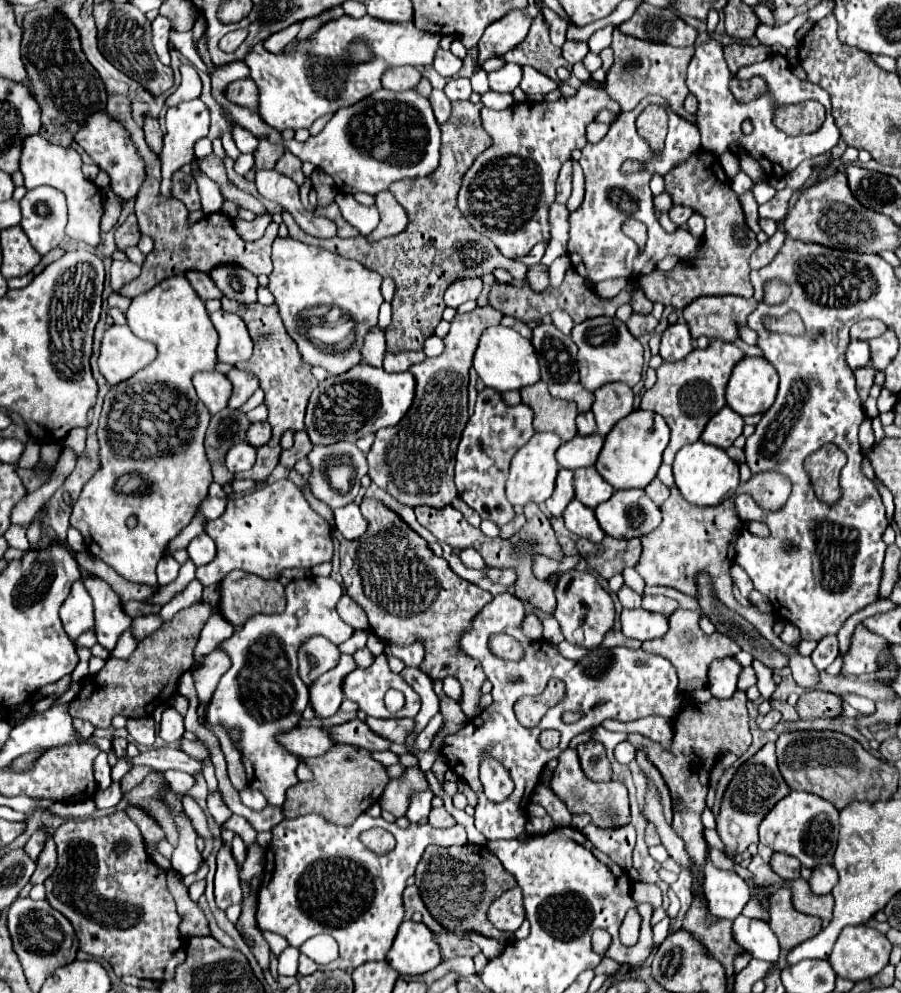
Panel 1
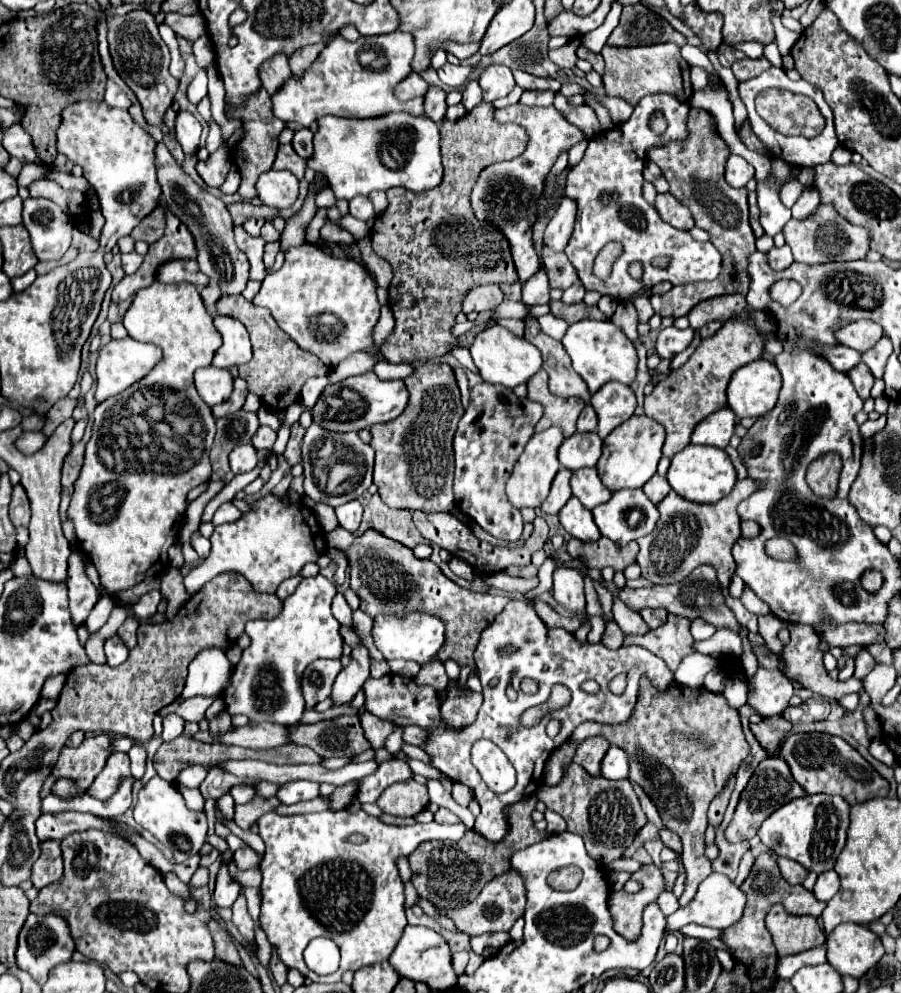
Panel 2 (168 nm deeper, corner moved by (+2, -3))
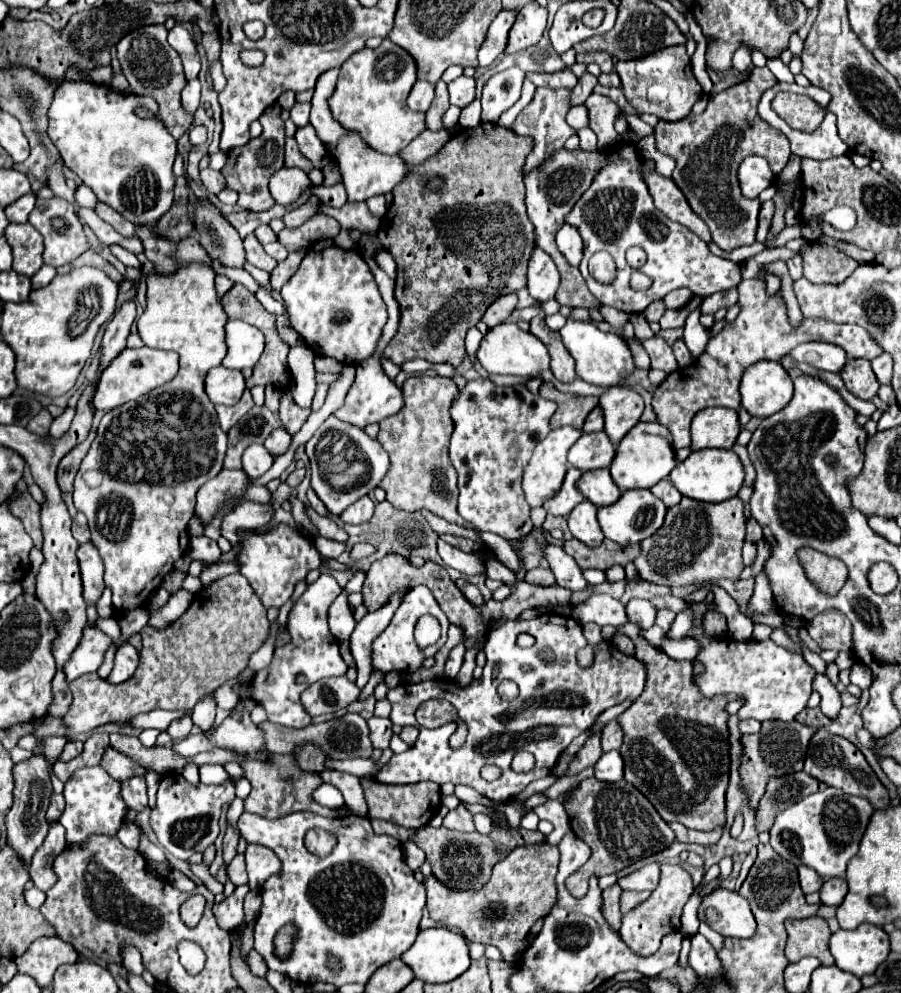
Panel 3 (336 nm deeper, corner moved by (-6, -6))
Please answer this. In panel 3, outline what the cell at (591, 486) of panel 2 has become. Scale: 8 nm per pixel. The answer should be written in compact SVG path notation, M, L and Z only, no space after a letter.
M596 469L596 471L582 473L582 477L578 481L578 489L596 507L612 505L622 495L622 491L614 485L608 469Z

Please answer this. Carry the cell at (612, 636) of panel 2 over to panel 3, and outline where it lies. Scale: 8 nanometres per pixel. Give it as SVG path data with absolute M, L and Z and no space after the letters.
M618 633L618 635L612 639L612 643L614 643L624 655L634 655L634 643L632 643L626 635Z

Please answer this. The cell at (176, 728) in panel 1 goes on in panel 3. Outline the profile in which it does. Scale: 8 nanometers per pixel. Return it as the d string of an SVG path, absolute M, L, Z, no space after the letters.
M184 715L184 717L176 719L176 721L172 721L170 727L168 727L168 733L170 733L170 737L174 741L180 741L180 739L188 737L190 731L192 731L192 719L190 719L190 715Z

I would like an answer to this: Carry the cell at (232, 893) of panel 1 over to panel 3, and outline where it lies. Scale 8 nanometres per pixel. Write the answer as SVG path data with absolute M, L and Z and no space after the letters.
M240 885L228 899L214 905L212 913L214 913L220 929L224 929L228 933L236 933L242 925L248 923L244 909L242 909L242 899L248 893L248 889L250 889L248 885Z

